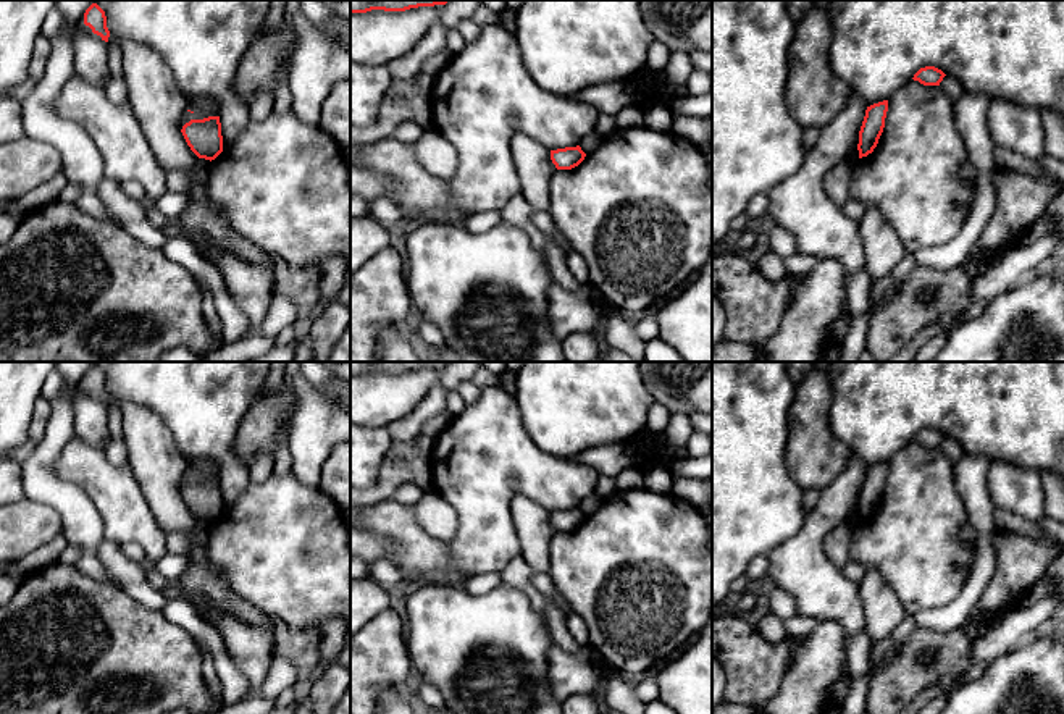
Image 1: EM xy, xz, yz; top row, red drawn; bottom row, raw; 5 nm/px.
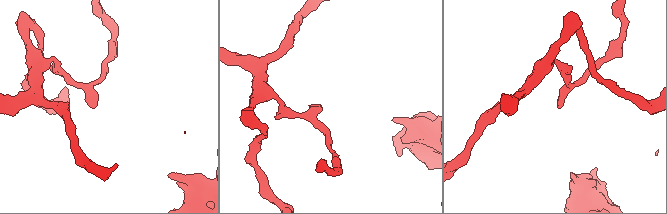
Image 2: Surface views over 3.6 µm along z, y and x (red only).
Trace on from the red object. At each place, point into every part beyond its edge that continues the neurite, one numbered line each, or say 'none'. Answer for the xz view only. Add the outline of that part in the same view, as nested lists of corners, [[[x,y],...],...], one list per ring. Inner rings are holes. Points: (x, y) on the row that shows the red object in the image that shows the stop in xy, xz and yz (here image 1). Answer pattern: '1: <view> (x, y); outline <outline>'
none

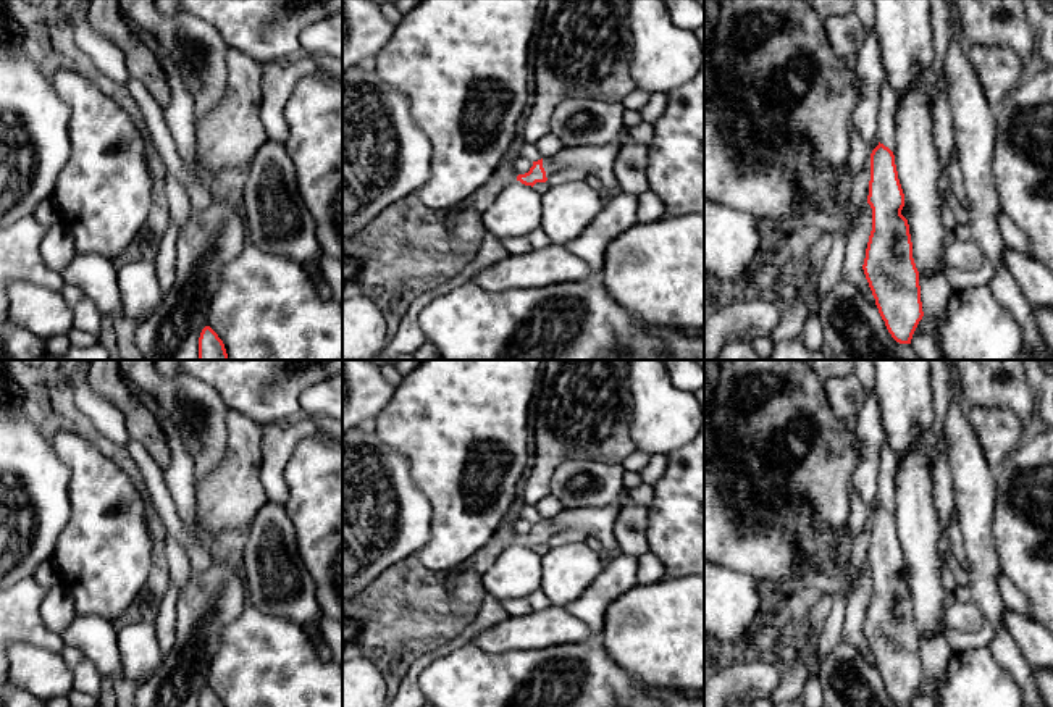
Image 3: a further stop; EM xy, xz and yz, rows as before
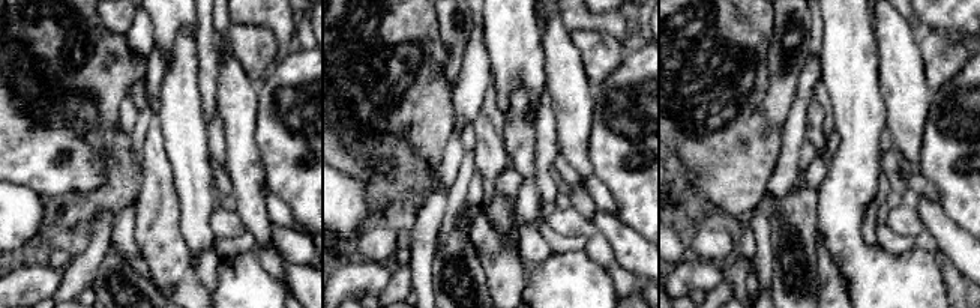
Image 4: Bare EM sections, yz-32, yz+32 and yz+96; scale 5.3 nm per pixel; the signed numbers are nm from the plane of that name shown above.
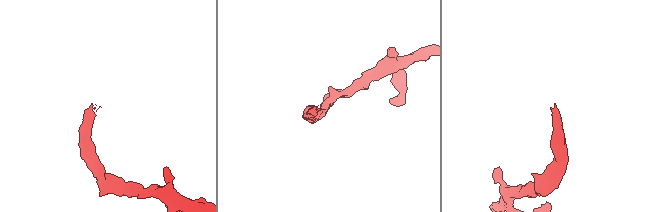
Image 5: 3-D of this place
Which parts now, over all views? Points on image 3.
1: xz (598, 160); outline [[[623,129],[612,142],[602,145],[565,145],[556,155],[543,158],[543,168],[546,178],[551,174],[565,169],[577,168],[588,174],[596,176],[604,187],[614,189],[619,186],[614,163],[617,153],[622,147],[622,142],[628,136],[628,131]]]

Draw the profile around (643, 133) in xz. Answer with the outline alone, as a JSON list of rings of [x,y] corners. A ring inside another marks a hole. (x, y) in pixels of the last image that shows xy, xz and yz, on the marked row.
[[[644,121],[638,123],[636,126],[627,131],[628,131],[628,136],[631,136],[635,140],[643,144],[651,144],[654,137],[654,124],[648,124]]]

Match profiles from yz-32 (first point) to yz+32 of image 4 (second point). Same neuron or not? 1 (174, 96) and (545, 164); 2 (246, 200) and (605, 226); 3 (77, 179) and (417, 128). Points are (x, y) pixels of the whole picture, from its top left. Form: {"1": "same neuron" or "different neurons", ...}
{"1": "different neurons", "2": "different neurons", "3": "different neurons"}

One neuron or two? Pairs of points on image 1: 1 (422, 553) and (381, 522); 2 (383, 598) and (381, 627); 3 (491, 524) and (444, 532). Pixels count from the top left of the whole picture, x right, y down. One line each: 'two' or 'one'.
1: one
2: two
3: two

